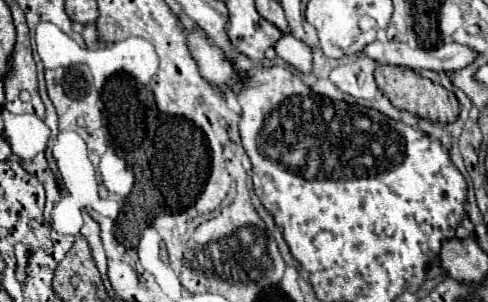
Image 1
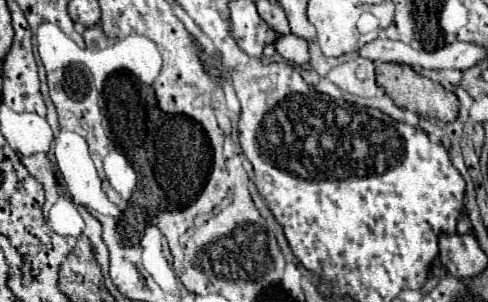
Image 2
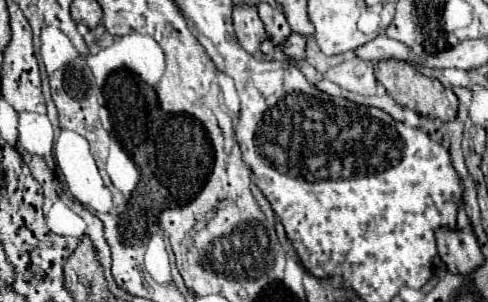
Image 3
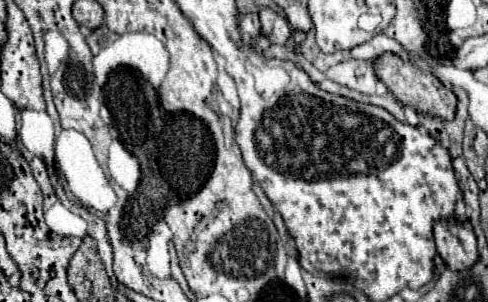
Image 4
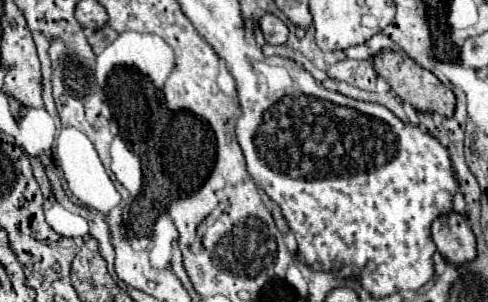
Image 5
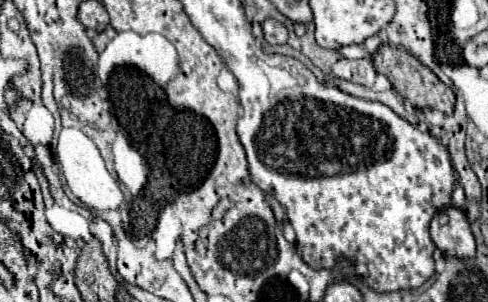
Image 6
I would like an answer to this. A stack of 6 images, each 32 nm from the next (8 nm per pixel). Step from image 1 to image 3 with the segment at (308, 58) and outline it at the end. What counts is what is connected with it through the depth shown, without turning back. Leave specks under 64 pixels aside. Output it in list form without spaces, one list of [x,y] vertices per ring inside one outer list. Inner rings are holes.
[[[290,34],[282,44],[278,44],[290,60],[306,60],[306,38],[300,34]]]

